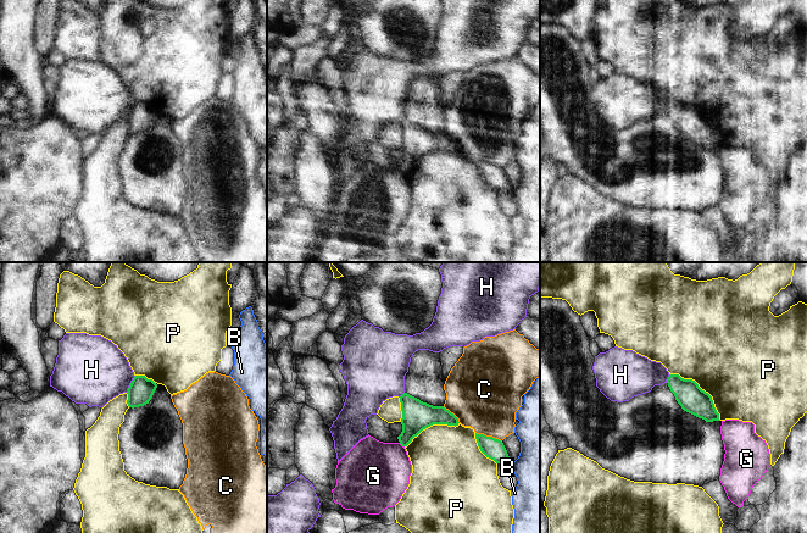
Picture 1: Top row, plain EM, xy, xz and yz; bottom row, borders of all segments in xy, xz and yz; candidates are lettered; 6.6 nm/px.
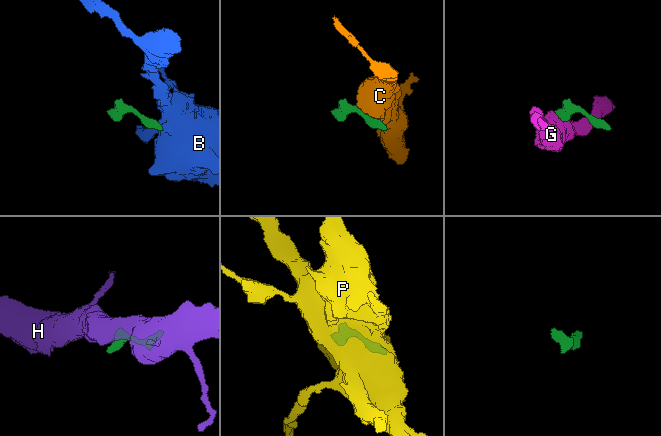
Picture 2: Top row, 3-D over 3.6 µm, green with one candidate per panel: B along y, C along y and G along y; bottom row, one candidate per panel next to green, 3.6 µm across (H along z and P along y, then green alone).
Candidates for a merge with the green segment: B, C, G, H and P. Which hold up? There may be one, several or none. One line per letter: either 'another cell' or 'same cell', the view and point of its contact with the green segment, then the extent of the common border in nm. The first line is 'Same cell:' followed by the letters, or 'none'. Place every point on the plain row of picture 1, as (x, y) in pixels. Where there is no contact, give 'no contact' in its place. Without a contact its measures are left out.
Same cell: H
B: another cell | xz (512, 189) | 30 nm
C: another cell | xz (489, 164) | 190 nm
G: another cell | xz (401, 171) | 50 nm
H: same cell | xy (131, 111) | 130 nm
P: another cell | yz (701, 116) | 460 nm

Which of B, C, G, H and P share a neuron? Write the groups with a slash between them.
B / C / G / H / P

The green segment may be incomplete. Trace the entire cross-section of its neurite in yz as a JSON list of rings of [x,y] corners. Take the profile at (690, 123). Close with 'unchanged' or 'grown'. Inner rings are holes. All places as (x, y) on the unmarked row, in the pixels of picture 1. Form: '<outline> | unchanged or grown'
[[[614,73],[606,79],[600,79],[595,83],[592,96],[596,113],[611,128],[629,128],[634,123],[651,118],[655,112],[667,110],[684,138],[706,149],[720,148],[712,123],[702,117],[695,107],[684,106],[679,101],[670,101],[661,89],[651,88],[633,77]]] | grown

